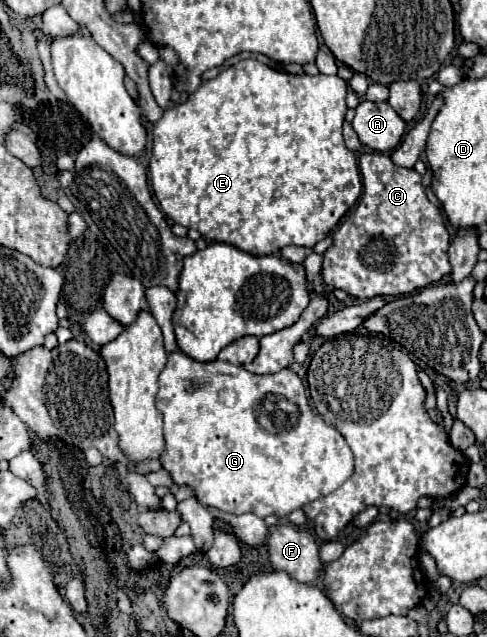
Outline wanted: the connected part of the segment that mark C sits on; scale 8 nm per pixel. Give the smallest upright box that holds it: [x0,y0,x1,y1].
[323,152,451,300]

